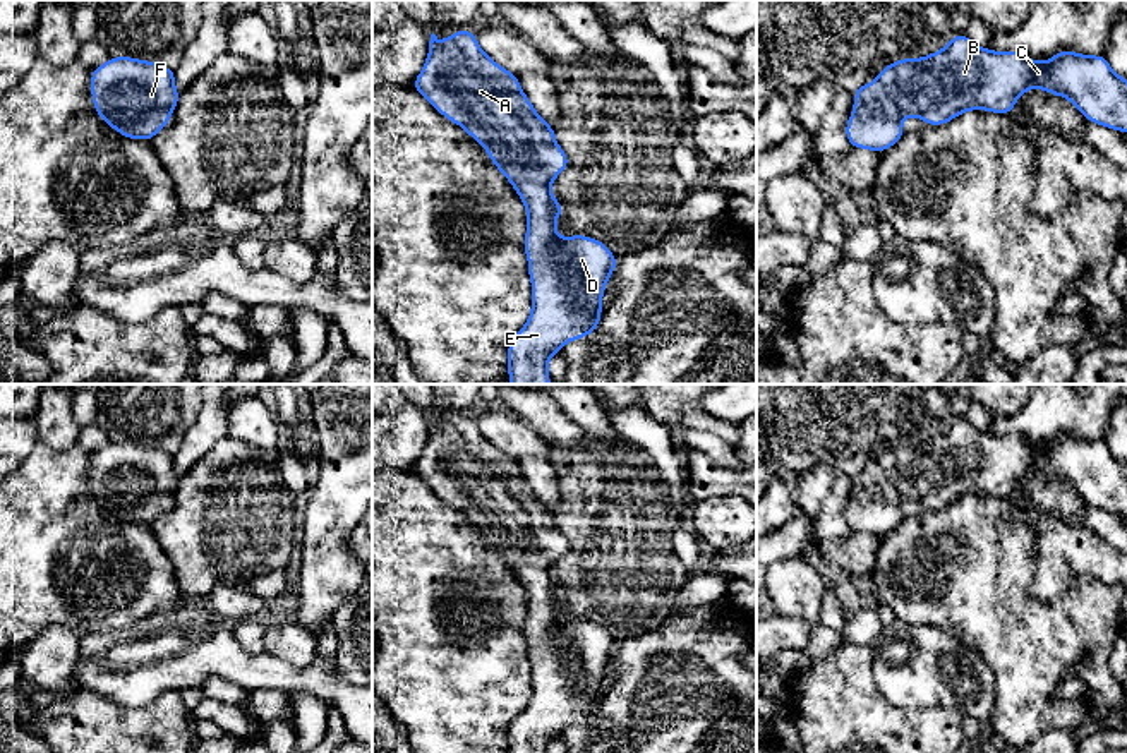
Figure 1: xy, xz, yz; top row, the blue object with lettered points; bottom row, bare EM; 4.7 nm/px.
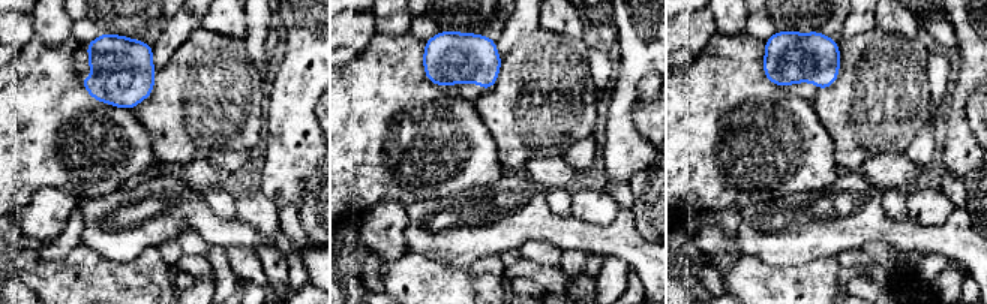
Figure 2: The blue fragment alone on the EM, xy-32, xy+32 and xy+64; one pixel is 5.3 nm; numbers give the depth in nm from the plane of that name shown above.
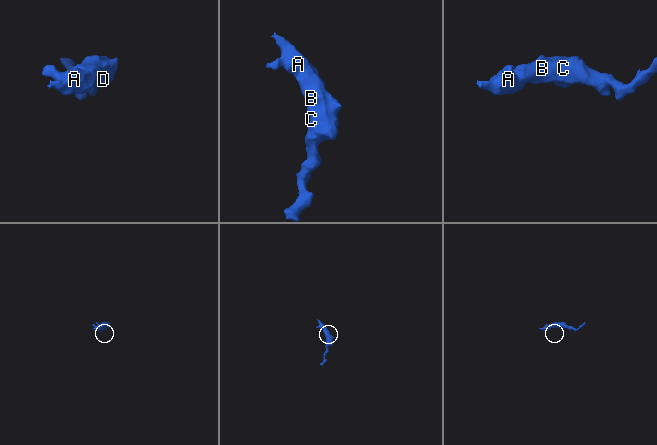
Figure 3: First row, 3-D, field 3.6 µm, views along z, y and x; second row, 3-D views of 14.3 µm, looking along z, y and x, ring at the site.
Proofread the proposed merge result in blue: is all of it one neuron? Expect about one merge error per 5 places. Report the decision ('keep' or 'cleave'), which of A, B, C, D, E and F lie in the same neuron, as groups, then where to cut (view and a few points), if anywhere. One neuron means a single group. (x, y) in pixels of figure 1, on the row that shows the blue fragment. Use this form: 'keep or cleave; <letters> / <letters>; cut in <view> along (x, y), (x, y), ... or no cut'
keep; A B C D E F; no cut

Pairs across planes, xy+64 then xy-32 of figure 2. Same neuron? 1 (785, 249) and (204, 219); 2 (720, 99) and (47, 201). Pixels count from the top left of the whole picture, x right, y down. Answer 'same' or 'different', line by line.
1: same
2: different

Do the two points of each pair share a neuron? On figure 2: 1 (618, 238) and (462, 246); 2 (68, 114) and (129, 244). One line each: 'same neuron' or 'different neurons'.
1: same neuron
2: different neurons

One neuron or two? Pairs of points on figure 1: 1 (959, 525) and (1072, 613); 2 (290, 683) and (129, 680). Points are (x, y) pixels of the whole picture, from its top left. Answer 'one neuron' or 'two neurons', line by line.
1: one neuron
2: one neuron

